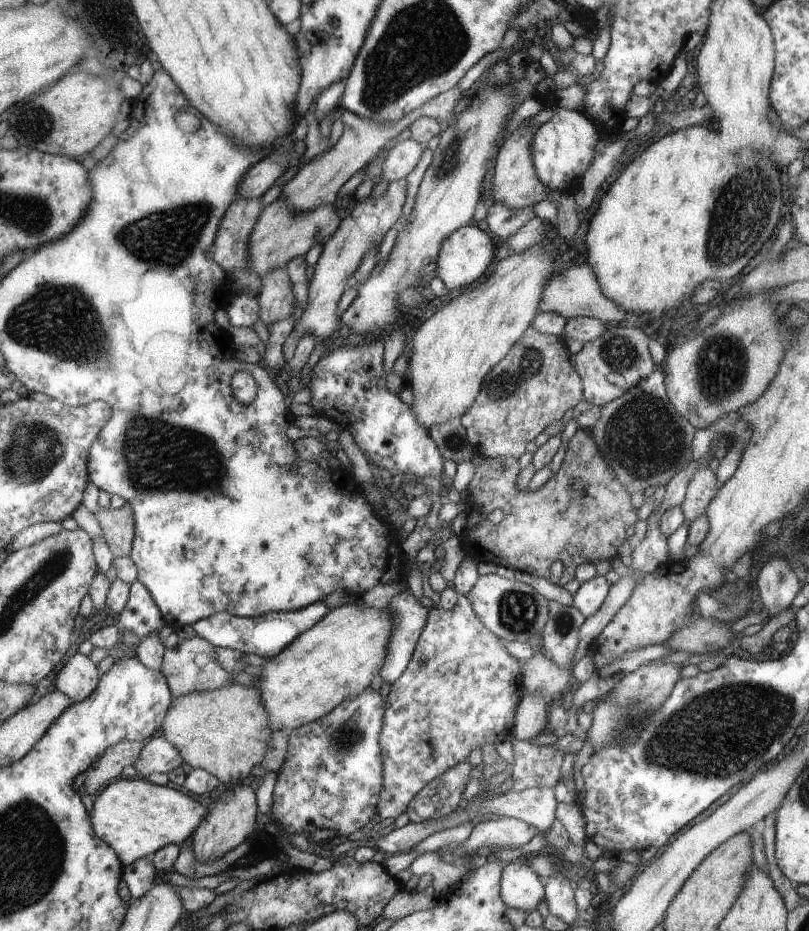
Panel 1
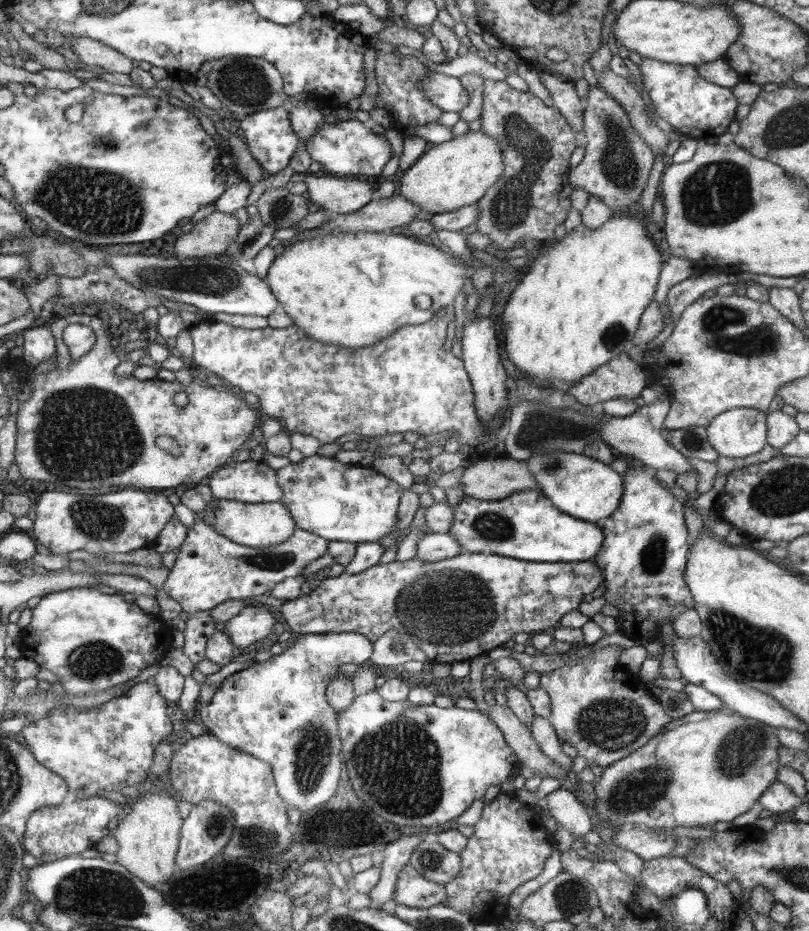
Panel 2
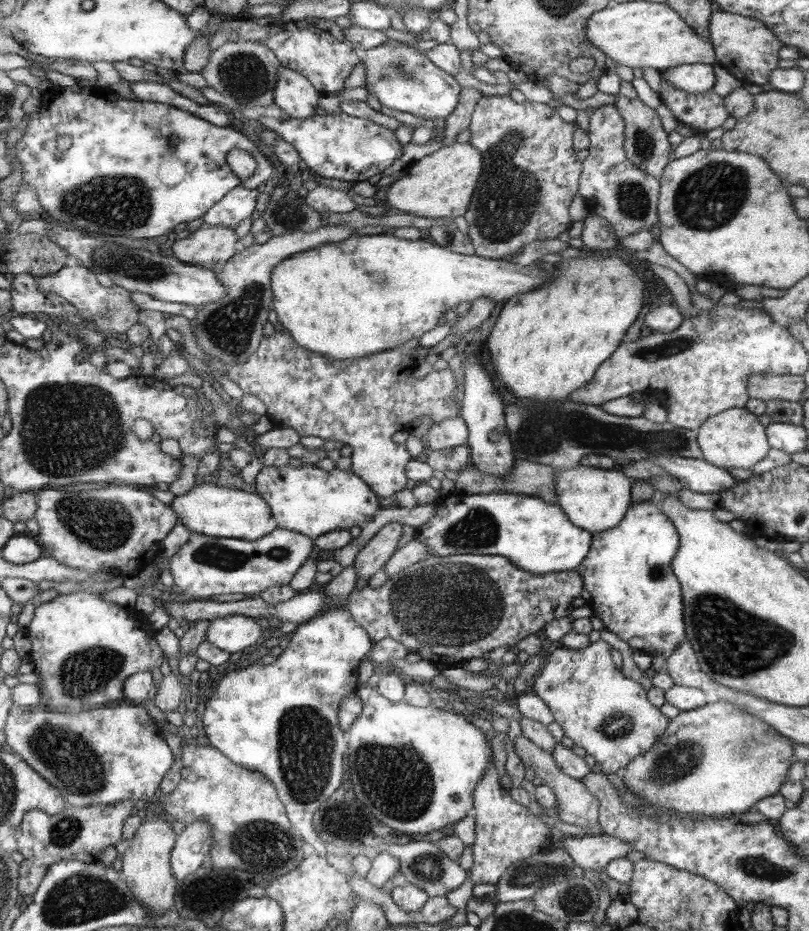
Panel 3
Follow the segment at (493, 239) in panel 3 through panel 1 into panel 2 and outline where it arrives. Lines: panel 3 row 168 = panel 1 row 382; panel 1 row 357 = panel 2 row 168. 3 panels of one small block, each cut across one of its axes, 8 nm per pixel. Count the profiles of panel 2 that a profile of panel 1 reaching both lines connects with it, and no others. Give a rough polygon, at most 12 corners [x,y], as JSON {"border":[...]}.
{"border":[[506,81],[482,128],[505,155],[477,204],[490,251],[544,241],[570,212],[574,130]]}

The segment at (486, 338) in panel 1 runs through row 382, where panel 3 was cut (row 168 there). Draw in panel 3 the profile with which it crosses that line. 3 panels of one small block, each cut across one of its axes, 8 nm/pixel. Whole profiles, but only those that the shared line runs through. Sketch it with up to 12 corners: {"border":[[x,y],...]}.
{"border":[[456,141],[387,189],[387,204],[424,218],[464,216],[482,153]]}

